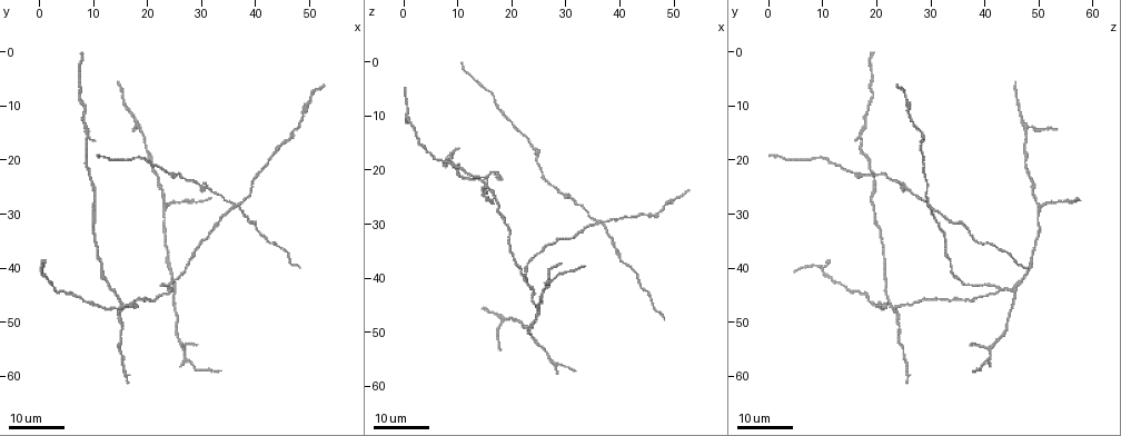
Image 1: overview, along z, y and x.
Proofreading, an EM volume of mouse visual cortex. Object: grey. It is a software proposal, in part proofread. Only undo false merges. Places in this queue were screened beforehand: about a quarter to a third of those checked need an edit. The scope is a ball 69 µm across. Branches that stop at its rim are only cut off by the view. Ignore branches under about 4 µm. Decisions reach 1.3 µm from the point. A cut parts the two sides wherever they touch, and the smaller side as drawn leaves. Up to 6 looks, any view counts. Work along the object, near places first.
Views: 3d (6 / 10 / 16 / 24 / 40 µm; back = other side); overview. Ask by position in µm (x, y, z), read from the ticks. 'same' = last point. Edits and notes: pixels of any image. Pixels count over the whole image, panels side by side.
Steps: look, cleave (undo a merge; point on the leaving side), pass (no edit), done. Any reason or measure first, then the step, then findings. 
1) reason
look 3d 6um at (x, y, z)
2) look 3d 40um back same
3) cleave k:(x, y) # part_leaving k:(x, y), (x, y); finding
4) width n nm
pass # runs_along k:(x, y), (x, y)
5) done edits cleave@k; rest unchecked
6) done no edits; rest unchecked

three-way junction
look 3d 24um at (15.5, 47.0, 23.5)

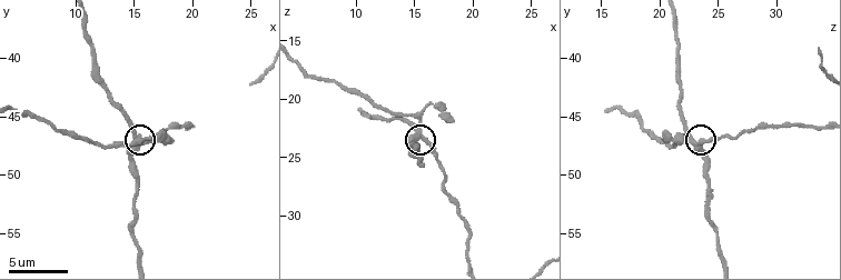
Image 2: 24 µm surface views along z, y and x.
look 3d 6um at (15.6, 47.2, 23.6)

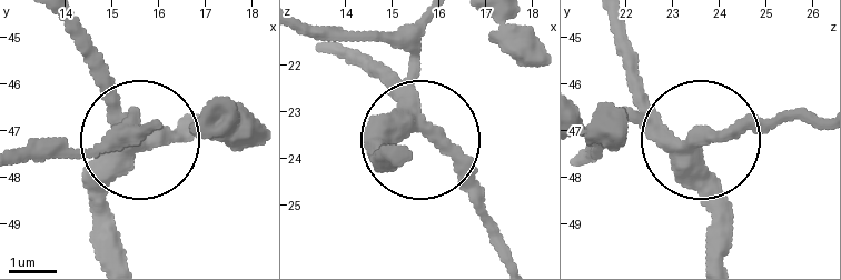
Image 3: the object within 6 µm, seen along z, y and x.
width 370 nm
cleave 3:(83, 180) # part_leaving 3:(403, 108), (350, 60); two cells meet here

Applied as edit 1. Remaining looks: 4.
look overview

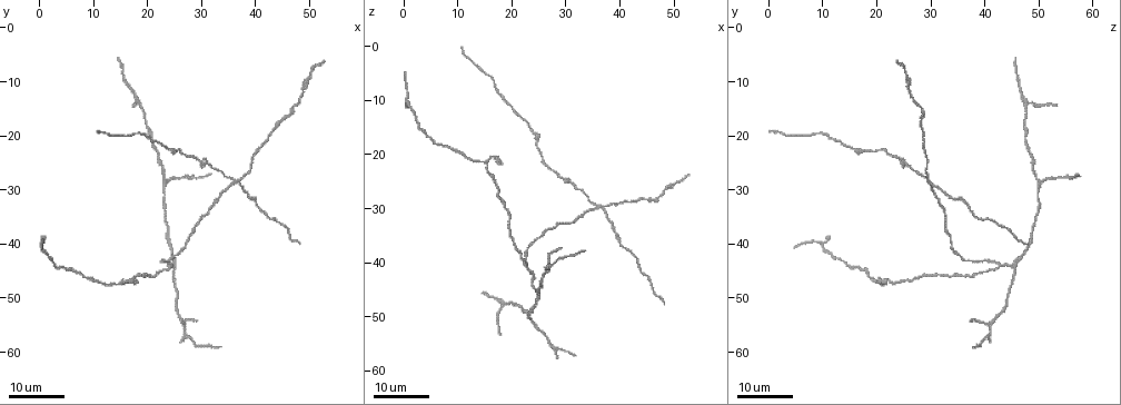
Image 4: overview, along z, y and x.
two arms in line, one across
look 3d 16um at (25.0, 44.5, 45.5)

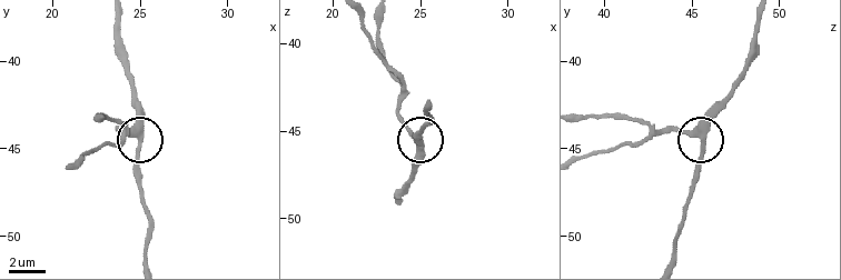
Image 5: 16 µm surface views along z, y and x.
look 3d 10um at (25.0, 44.4, 45.7)

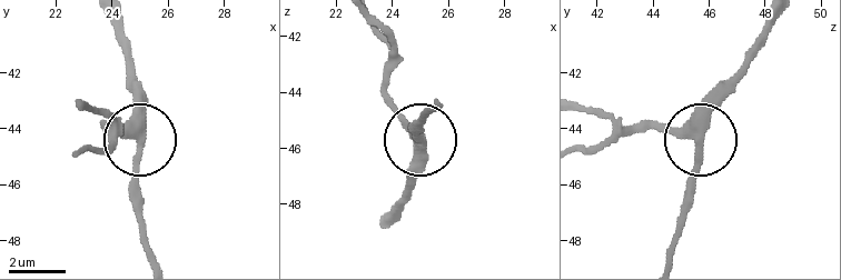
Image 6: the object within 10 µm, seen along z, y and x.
pass # runs_along 6:(579, 147), (658, 126), (693, 132), (700, 169), (685, 223); continuous, no second cell

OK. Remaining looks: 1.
done edits cleave@3; rest unchecked

